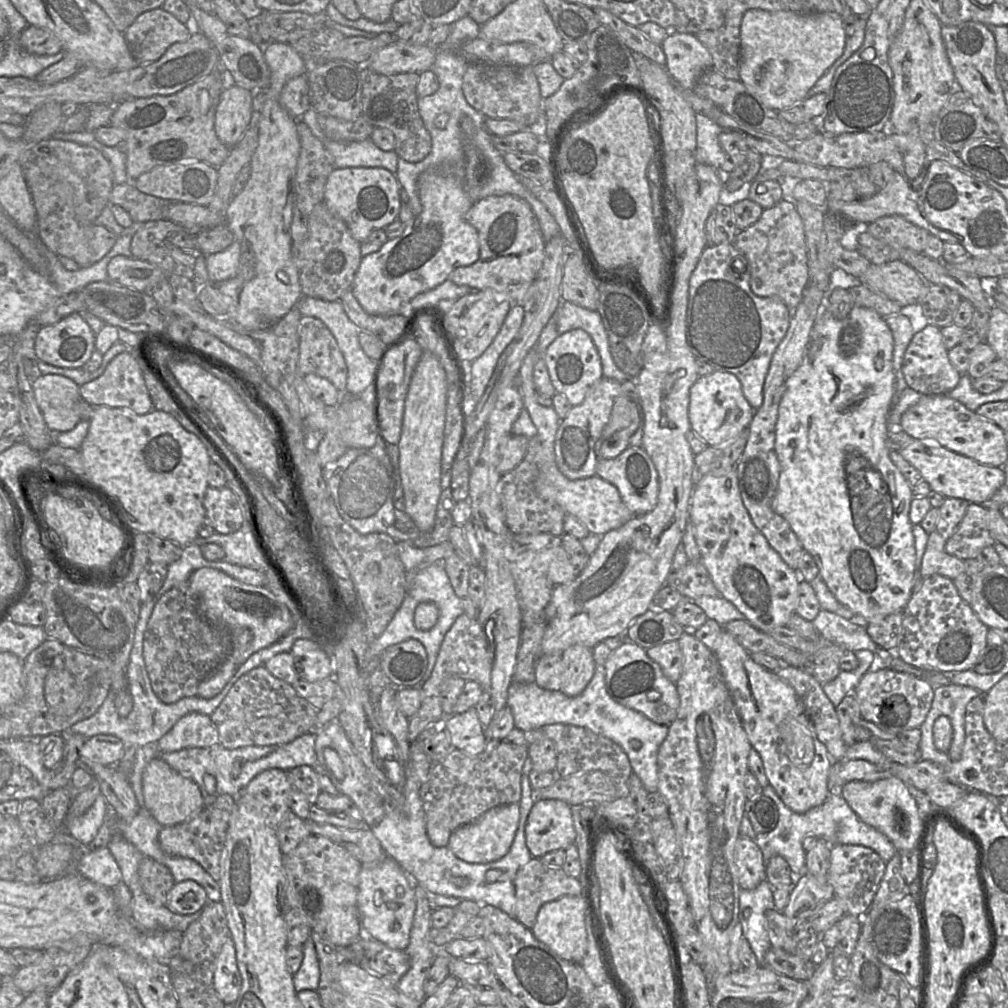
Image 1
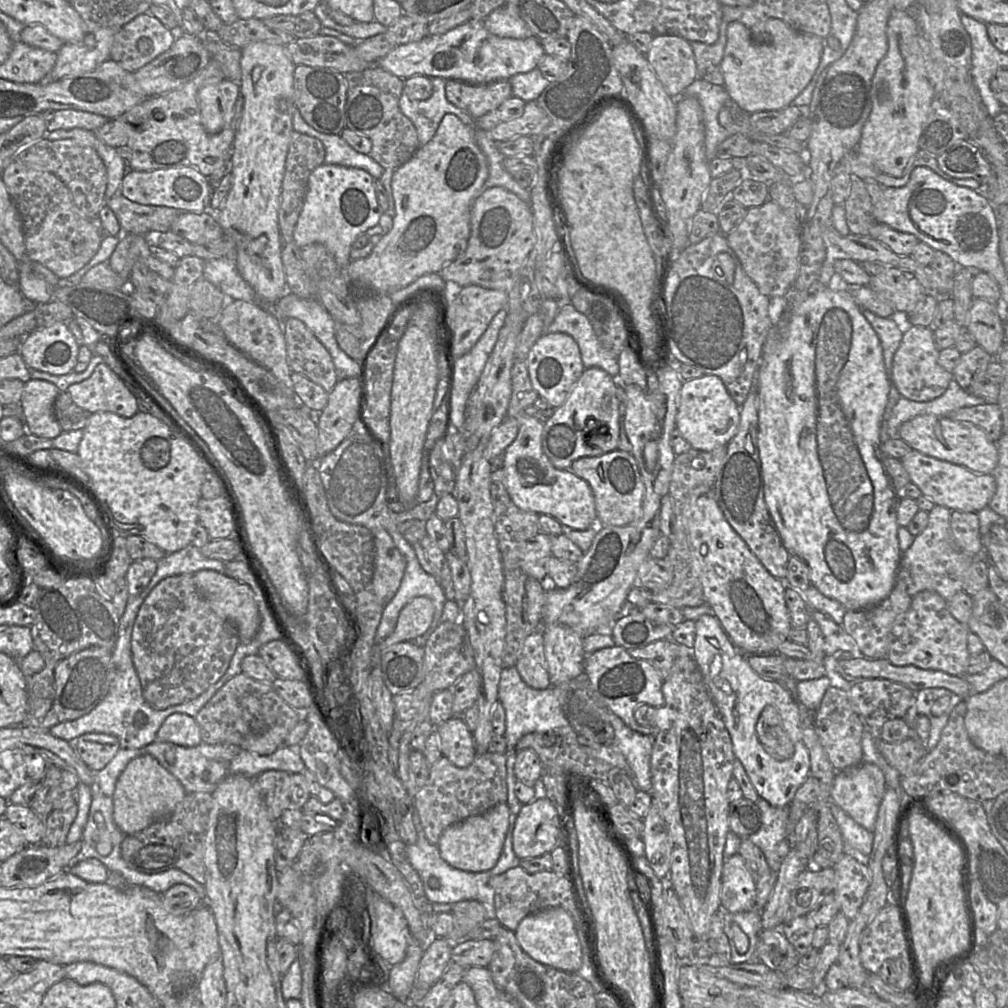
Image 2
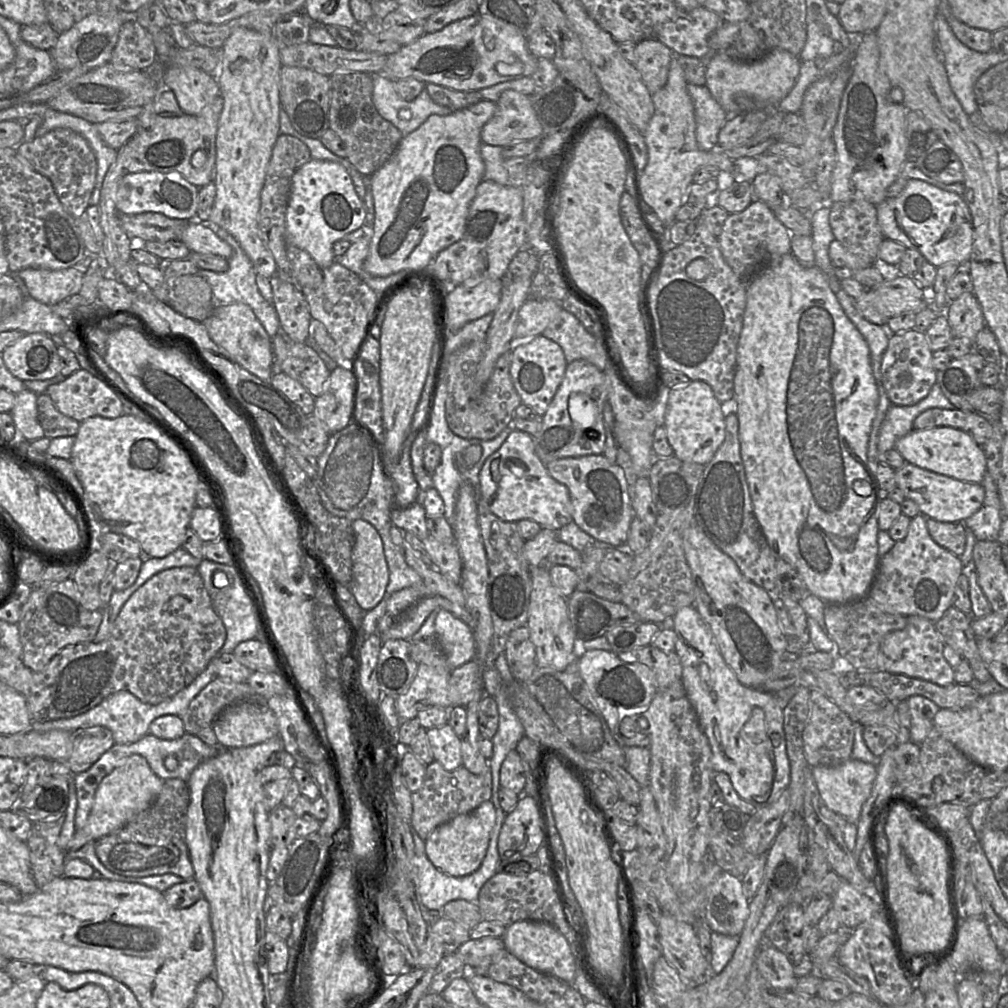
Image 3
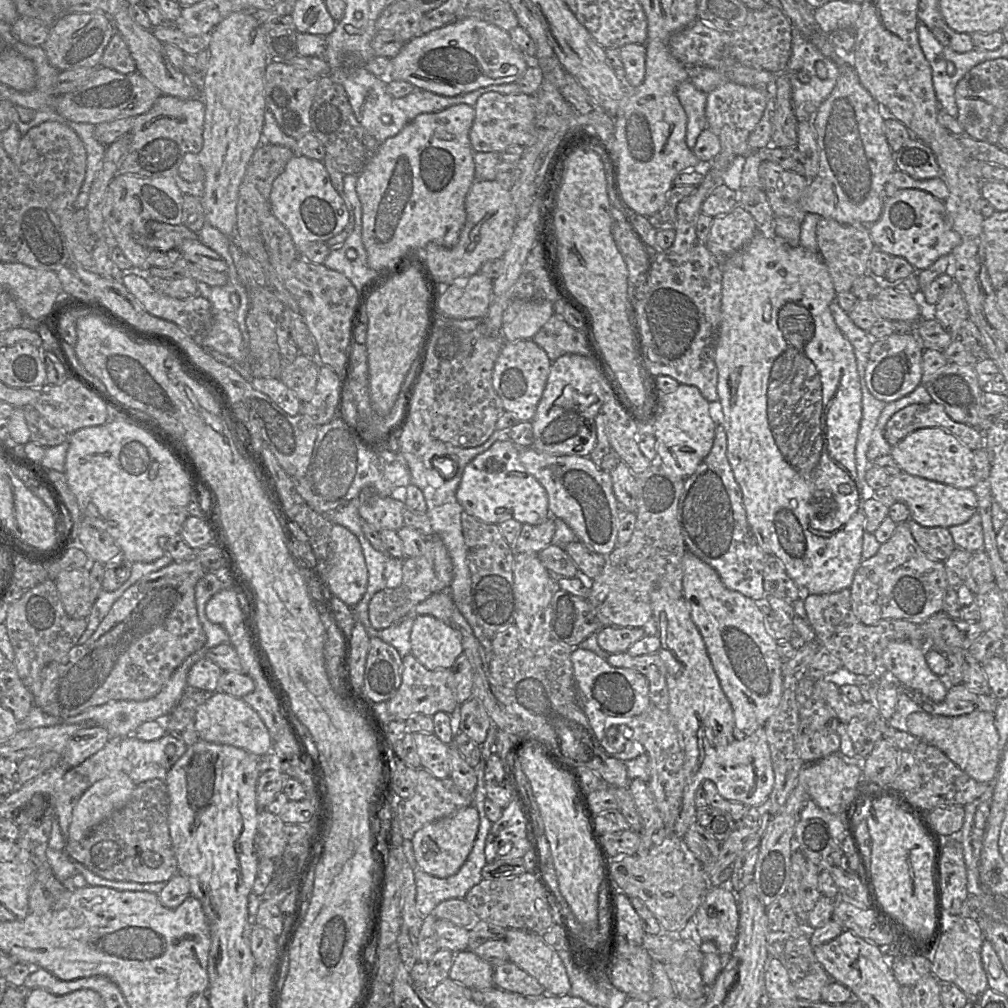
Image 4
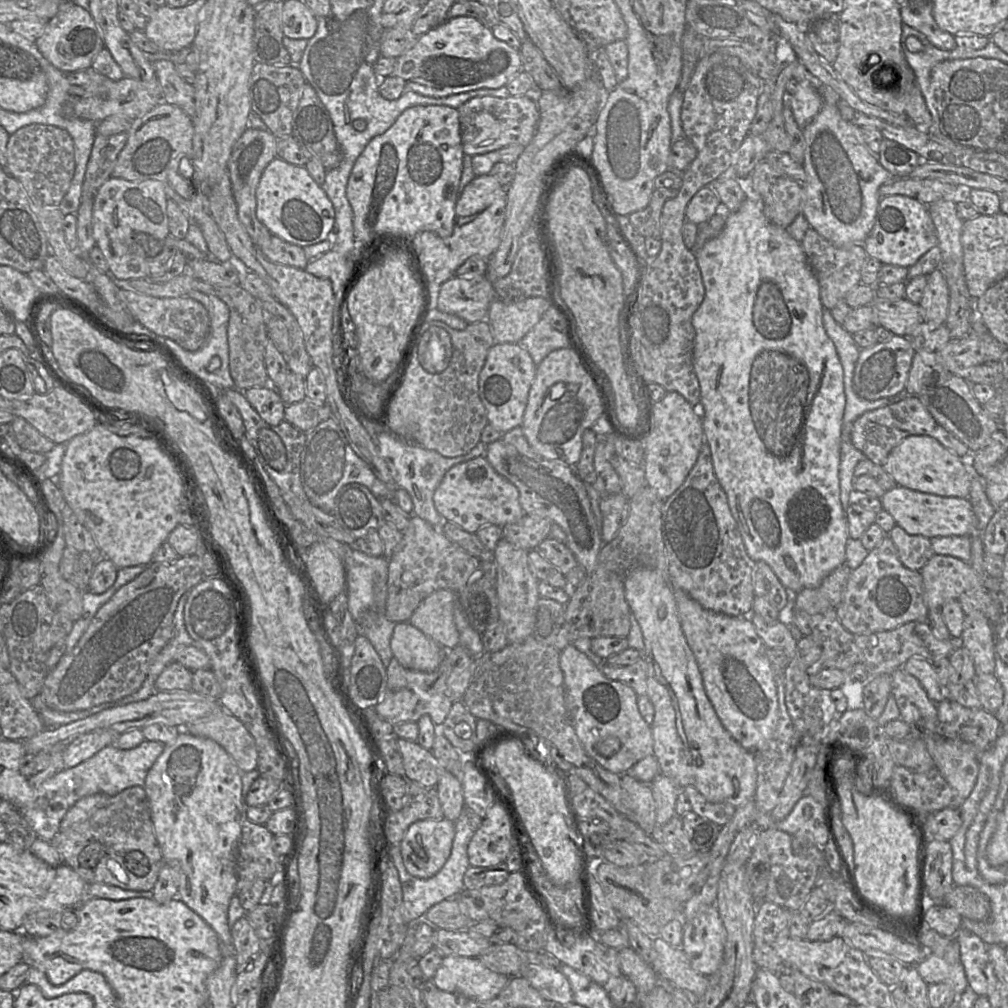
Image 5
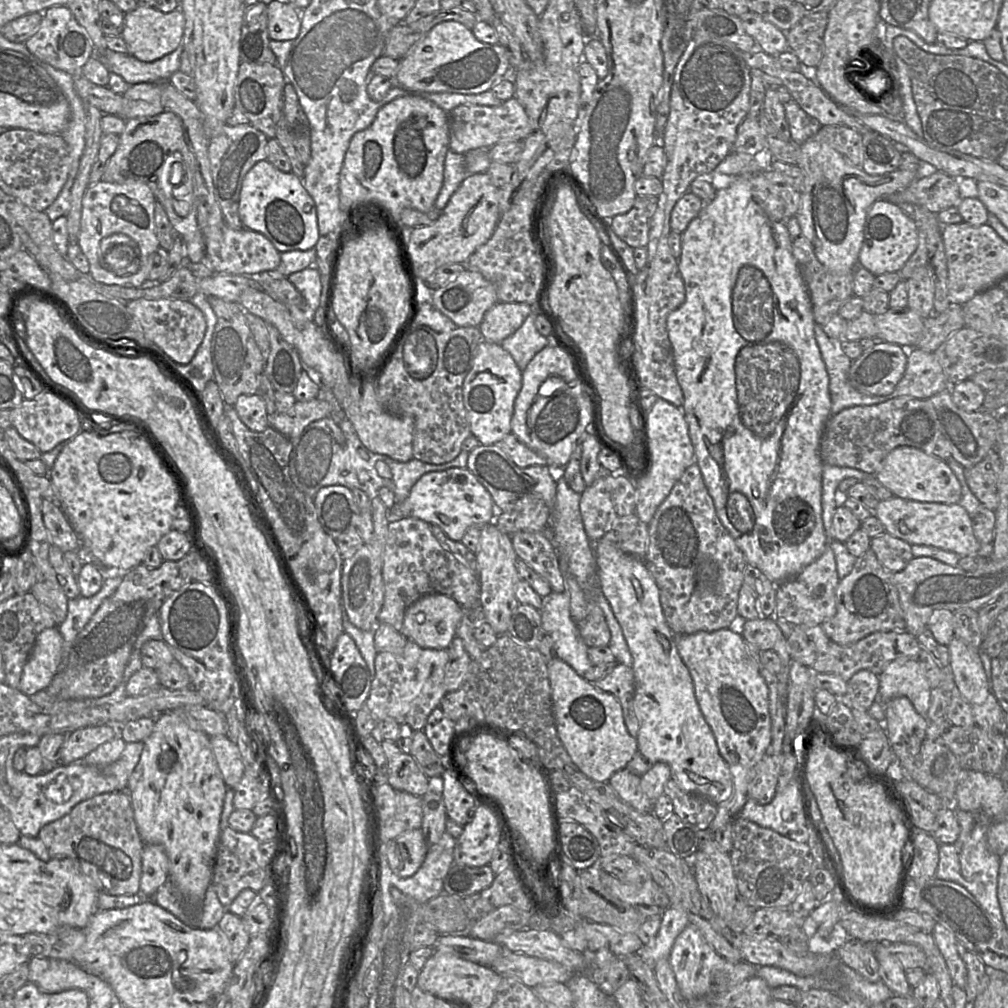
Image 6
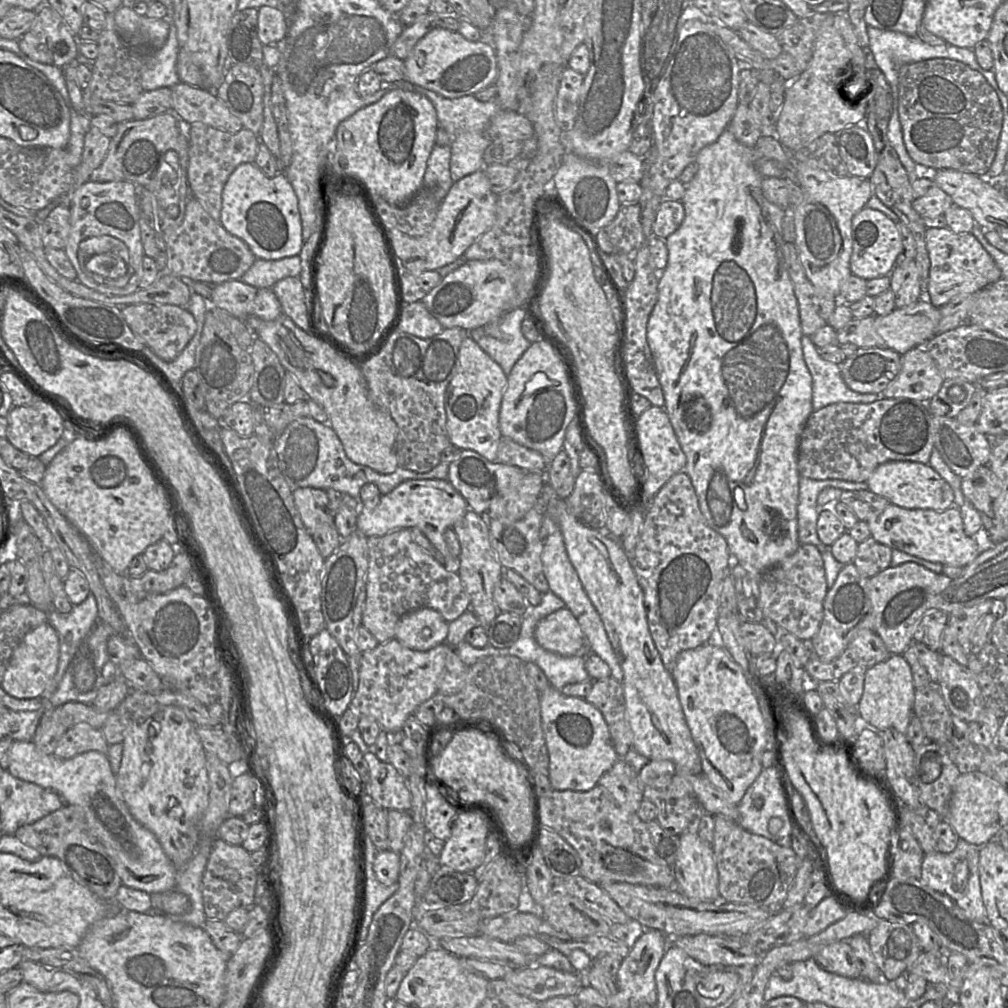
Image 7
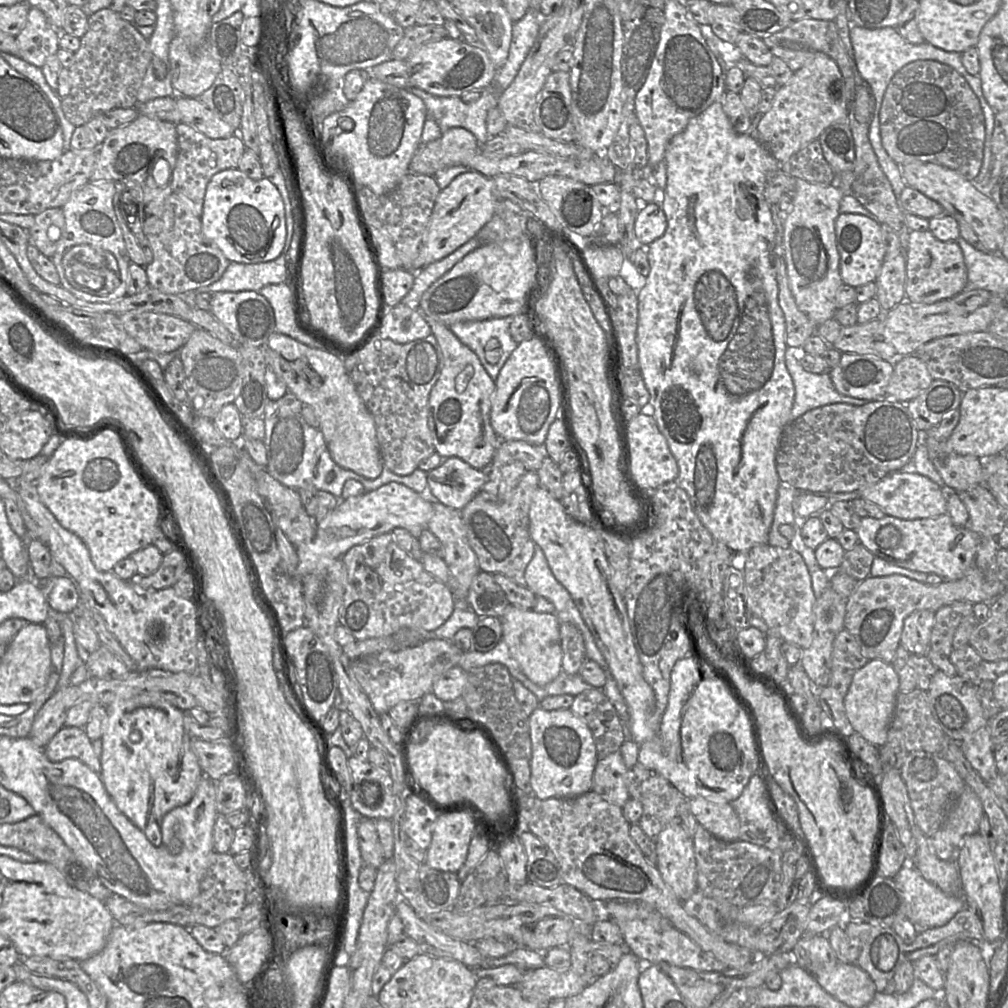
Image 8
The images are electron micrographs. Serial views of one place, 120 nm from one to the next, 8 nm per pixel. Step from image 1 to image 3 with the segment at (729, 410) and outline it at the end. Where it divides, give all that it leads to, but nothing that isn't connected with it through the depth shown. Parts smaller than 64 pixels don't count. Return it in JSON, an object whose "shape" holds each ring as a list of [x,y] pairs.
{"shape":[[[689,381],[667,392],[667,410],[662,425],[673,455],[683,461],[706,465],[714,456],[725,436],[725,416],[721,403],[711,387],[703,381]]]}

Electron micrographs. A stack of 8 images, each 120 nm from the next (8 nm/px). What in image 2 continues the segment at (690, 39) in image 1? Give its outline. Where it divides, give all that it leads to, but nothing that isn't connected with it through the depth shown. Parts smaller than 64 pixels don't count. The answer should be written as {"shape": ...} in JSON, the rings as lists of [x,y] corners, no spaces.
{"shape":[[[656,35],[645,54],[666,92],[679,98],[697,79],[692,46],[686,39],[675,35]]]}

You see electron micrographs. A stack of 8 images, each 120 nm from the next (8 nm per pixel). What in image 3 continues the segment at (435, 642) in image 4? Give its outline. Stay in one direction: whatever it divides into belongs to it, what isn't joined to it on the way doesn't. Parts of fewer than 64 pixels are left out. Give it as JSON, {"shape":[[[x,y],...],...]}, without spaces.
{"shape":[[[439,610],[434,622],[434,637],[451,669],[475,659],[476,647],[472,629],[450,612]]]}

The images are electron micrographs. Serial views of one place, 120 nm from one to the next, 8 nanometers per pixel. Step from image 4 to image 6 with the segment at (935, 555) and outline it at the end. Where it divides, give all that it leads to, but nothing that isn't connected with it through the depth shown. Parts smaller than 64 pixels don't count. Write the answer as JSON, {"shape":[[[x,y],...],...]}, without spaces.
{"shape":[[[887,532],[871,539],[872,550],[881,565],[890,572],[899,572],[914,558],[912,545]]]}

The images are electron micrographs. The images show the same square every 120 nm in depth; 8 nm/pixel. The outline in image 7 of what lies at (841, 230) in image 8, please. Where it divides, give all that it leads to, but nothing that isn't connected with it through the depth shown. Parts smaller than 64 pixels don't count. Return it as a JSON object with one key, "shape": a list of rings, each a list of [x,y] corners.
{"shape":[[[865,207],[852,219],[852,237],[851,274],[865,280],[890,275],[898,255],[903,251],[902,236],[898,224],[883,212]]]}

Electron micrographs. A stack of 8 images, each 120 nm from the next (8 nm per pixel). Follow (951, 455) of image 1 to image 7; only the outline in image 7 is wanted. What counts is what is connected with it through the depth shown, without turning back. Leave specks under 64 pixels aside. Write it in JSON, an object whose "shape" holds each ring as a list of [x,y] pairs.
{"shape":[[[888,503],[882,510],[872,510],[866,521],[877,542],[929,562],[966,567],[982,551],[978,541],[966,534],[957,506],[945,510],[906,509]]]}

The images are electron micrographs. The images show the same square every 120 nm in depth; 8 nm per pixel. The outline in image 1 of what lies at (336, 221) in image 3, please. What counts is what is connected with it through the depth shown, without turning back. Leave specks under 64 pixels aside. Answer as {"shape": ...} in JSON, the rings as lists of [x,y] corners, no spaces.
{"shape":[[[379,167],[335,168],[328,176],[323,202],[329,211],[342,219],[352,237],[360,243],[369,234],[398,219],[401,187],[394,173]]]}

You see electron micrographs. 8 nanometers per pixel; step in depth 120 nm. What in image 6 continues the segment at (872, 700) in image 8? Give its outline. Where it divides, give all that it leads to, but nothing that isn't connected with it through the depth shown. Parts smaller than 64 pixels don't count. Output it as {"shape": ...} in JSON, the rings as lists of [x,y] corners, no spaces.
{"shape":[[[898,658],[887,665],[878,678],[879,702],[886,704],[893,698],[905,696],[917,713],[926,715],[932,689],[917,659]]]}

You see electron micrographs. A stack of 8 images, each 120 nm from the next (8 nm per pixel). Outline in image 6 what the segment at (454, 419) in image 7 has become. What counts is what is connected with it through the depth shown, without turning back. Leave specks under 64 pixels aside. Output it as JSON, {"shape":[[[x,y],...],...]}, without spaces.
{"shape":[[[483,341],[476,350],[472,366],[463,382],[463,403],[467,412],[467,420],[470,425],[471,435],[476,437],[481,445],[494,445],[511,433],[511,419],[514,412],[514,404],[522,387],[522,371],[515,363],[509,352],[500,344]]]}

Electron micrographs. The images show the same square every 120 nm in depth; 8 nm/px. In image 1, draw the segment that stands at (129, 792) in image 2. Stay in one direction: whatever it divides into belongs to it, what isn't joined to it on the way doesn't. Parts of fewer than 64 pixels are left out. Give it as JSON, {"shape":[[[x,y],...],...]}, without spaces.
{"shape":[[[160,758],[152,759],[142,774],[143,806],[163,826],[183,823],[198,813],[205,805],[199,786],[170,768]]]}

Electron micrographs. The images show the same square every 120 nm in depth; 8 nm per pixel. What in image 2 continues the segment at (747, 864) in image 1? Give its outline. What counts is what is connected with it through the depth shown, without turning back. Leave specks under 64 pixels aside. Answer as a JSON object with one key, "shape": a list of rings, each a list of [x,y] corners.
{"shape":[[[738,853],[728,857],[723,865],[721,904],[729,913],[757,908],[756,880]]]}

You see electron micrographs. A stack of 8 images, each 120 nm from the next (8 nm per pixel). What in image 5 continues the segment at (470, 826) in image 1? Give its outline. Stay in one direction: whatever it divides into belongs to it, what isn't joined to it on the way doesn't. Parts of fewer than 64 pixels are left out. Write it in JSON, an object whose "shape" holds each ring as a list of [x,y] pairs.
{"shape":[[[446,818],[410,825],[399,844],[407,872],[421,879],[437,874],[451,854],[454,836],[455,822]]]}

